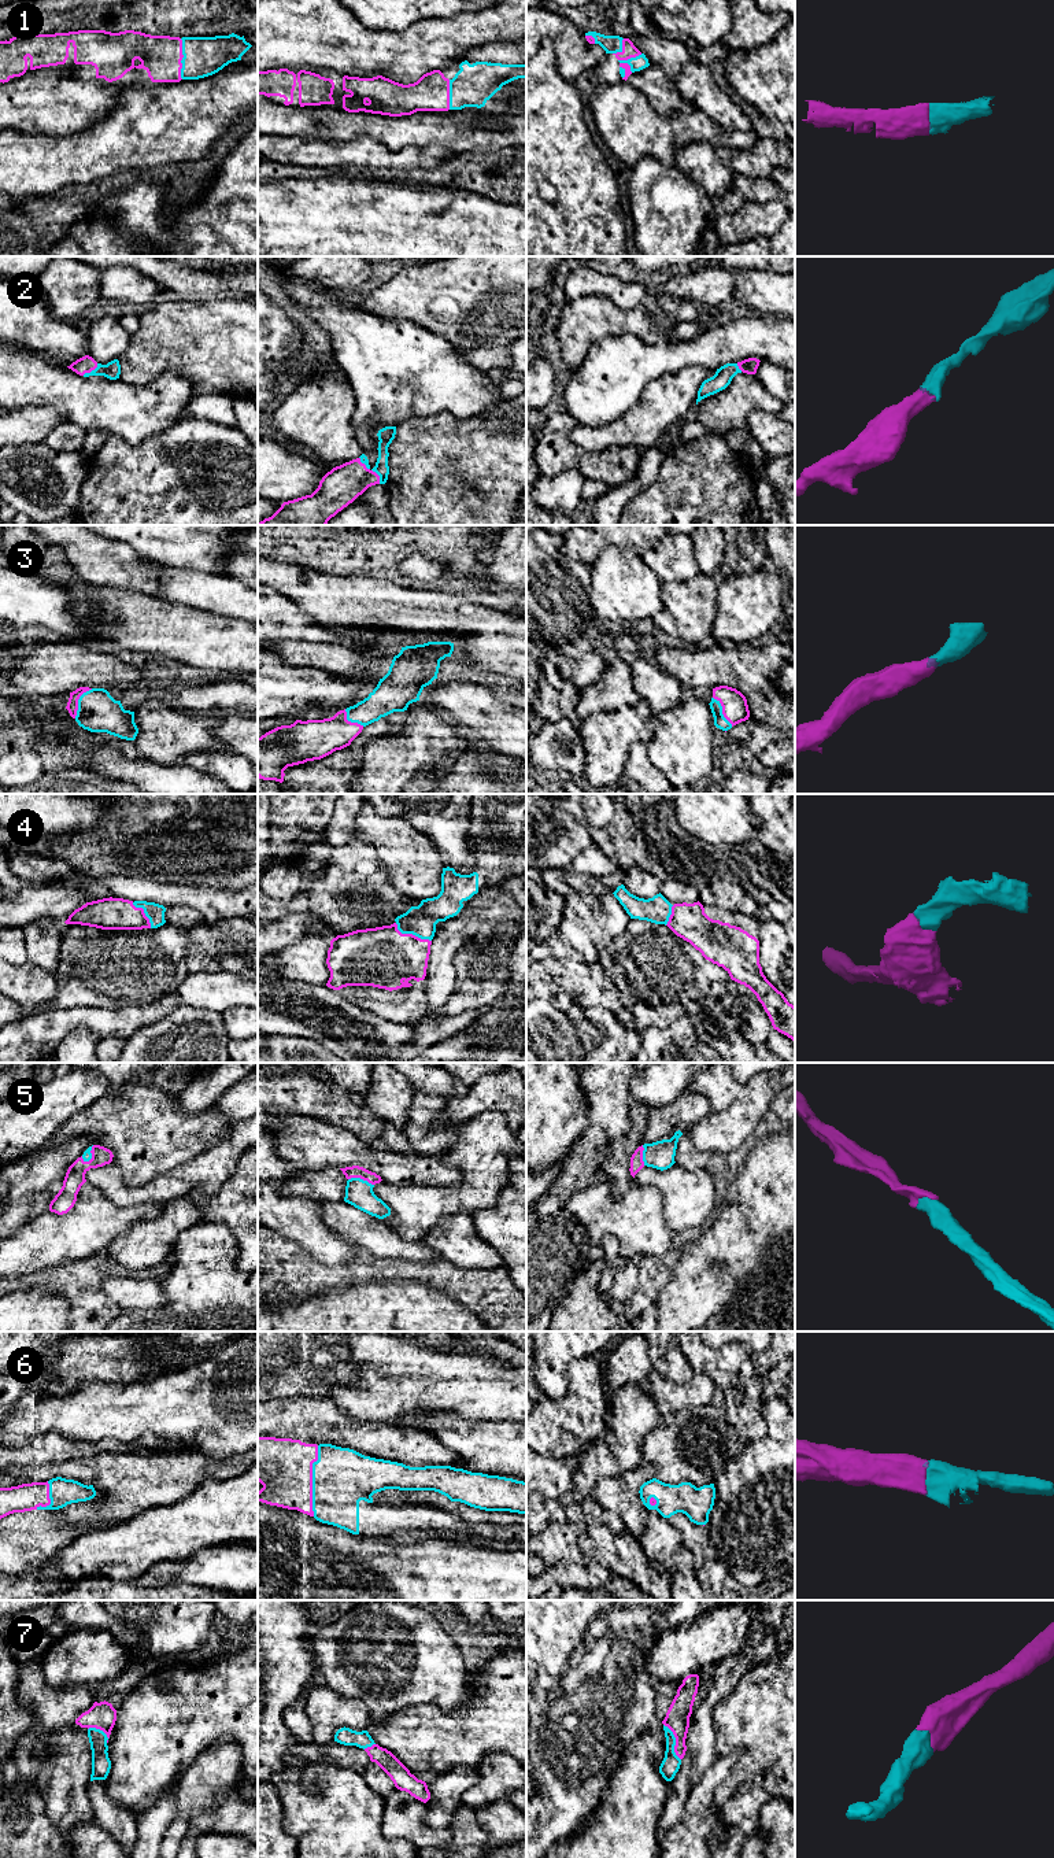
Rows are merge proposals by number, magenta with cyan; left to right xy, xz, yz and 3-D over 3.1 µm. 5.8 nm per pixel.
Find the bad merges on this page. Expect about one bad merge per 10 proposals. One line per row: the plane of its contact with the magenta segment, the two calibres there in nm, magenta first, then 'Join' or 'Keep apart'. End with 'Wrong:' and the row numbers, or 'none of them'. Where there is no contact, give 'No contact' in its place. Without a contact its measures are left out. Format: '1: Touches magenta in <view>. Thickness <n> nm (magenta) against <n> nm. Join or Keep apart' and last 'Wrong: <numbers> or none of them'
1: Touches magenta in xy. Thickness 240 nm (magenta) against 240 nm. Join
2: Touches magenta in xy. Thickness 100 nm (magenta) against 100 nm. Join
3: Touches magenta in xy. Thickness 70 nm (magenta) against 240 nm. Join
4: Touches magenta in xz. Thickness 360 nm (magenta) against 180 nm. Join
5: Touches magenta in xz. Thickness 80 nm (magenta) against 160 nm. Join
6: Touches magenta in xz. Thickness 340 nm (magenta) against 340 nm. Join
7: Touches magenta in yz. Thickness 140 nm (magenta) against 110 nm. Join
Wrong: none of them

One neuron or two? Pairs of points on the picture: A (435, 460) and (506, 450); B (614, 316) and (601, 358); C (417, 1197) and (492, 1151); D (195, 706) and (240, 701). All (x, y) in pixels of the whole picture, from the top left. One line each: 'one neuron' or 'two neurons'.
A: one neuron
B: two neurons
C: one neuron
D: one neuron

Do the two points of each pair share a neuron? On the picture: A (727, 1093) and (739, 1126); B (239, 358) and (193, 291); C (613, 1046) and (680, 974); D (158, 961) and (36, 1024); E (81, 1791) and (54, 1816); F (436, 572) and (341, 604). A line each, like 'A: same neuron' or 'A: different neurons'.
A: different neurons
B: different neurons
C: different neurons
D: same neuron
E: same neuron
F: different neurons

